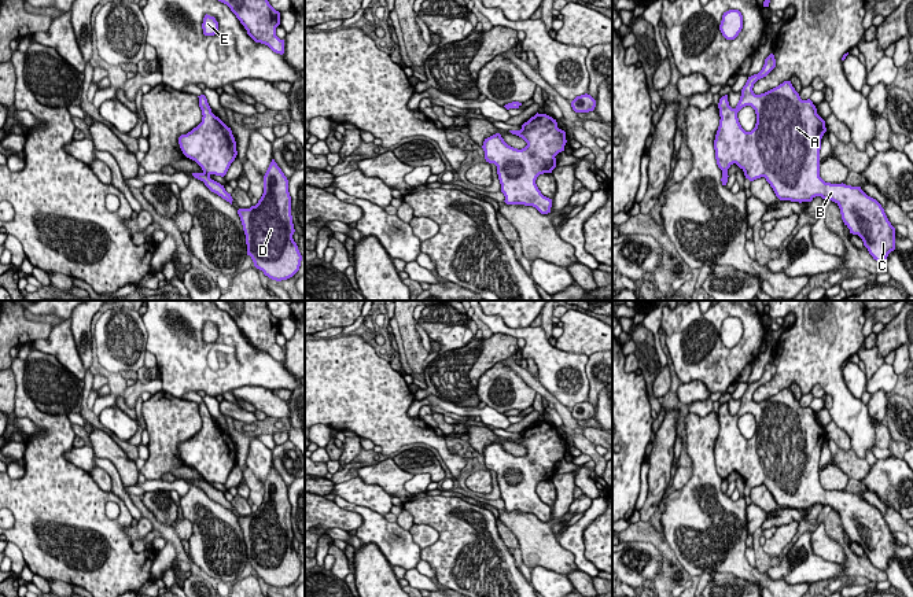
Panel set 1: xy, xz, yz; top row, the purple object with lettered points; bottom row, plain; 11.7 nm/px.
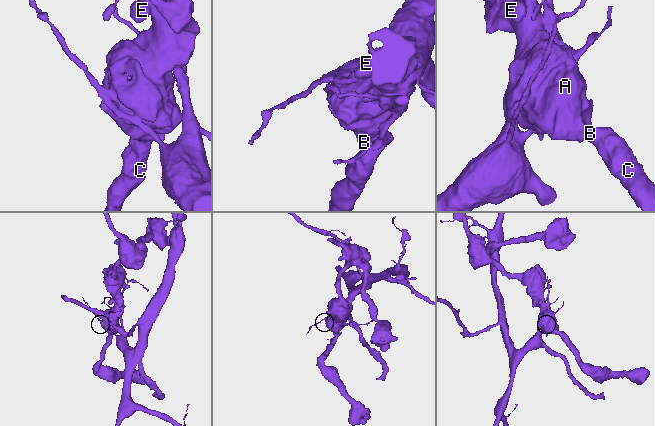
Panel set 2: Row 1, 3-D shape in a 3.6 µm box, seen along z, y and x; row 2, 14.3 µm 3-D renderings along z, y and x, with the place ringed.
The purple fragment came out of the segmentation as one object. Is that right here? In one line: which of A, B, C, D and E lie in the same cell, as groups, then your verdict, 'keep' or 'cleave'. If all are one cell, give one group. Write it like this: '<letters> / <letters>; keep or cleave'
A B C E / D; cleave

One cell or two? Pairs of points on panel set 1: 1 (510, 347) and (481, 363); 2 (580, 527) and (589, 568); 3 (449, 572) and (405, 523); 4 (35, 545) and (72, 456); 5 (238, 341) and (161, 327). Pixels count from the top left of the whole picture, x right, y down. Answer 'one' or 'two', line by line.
1: one
2: one
3: two
4: two
5: one

